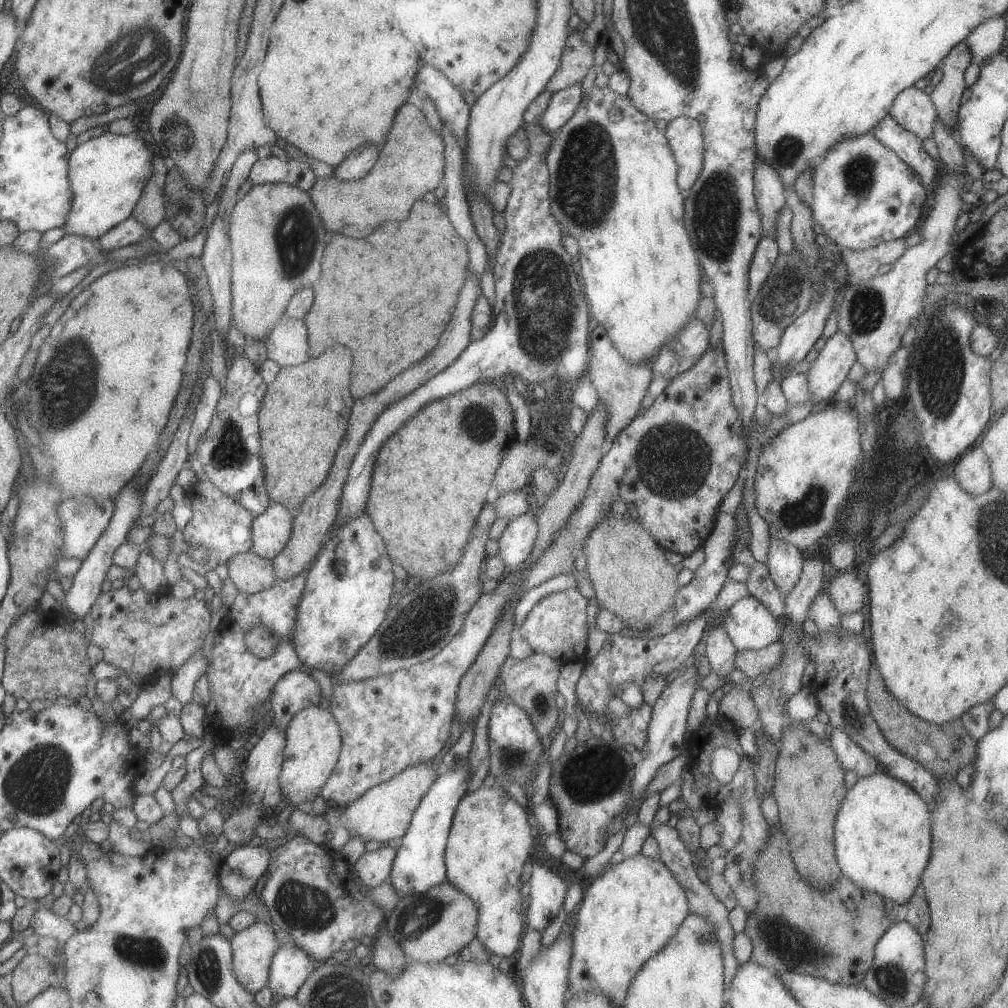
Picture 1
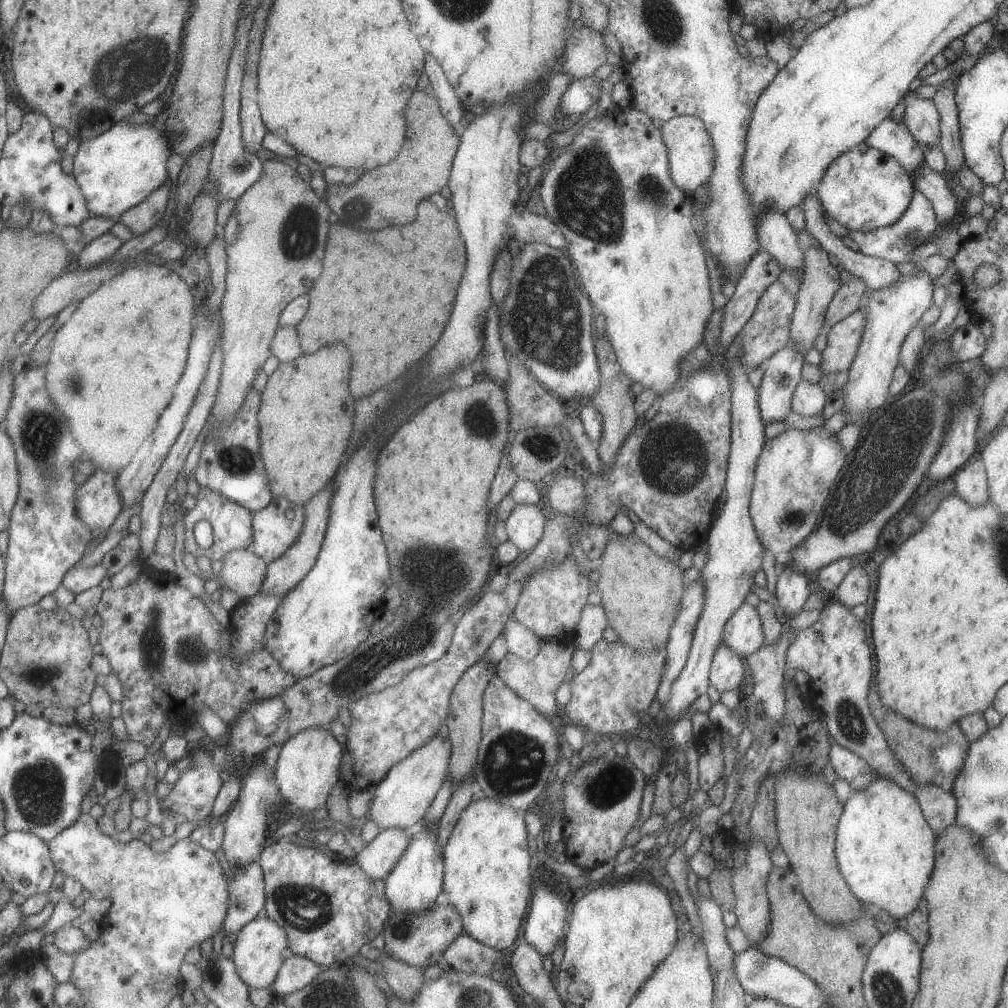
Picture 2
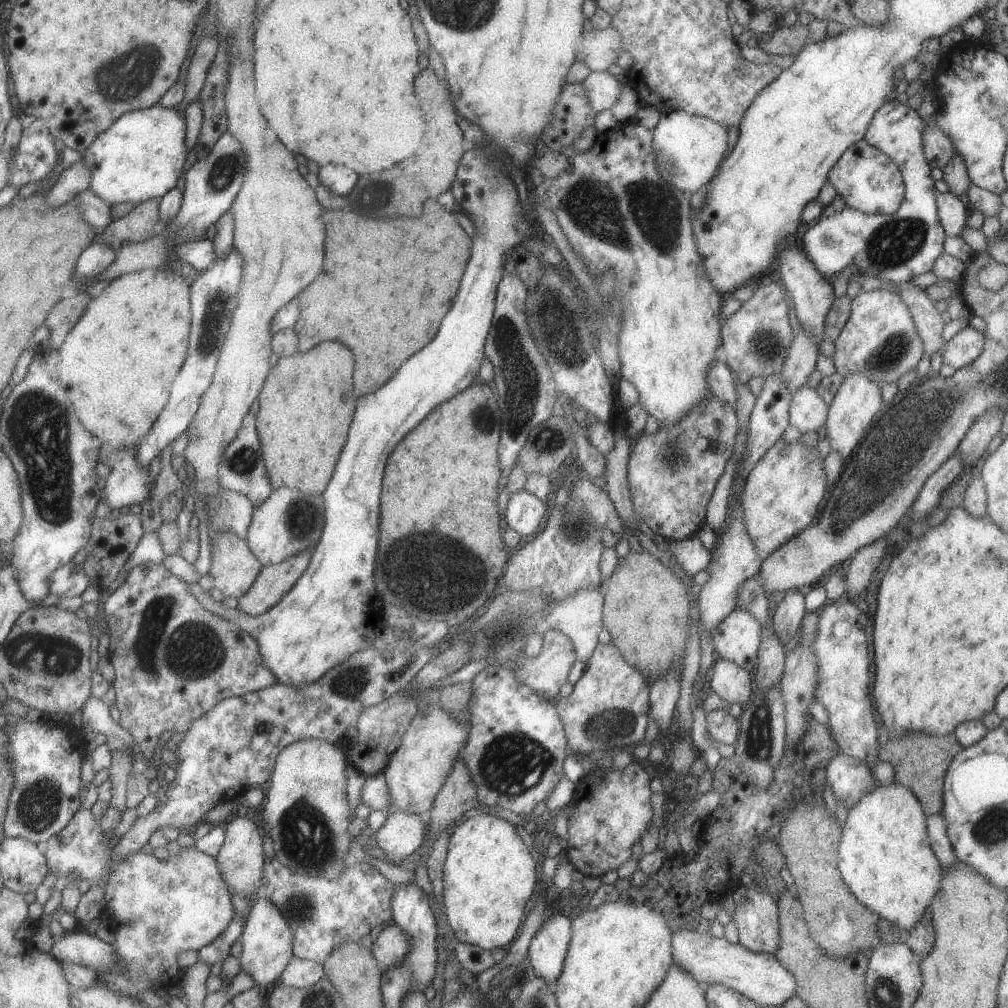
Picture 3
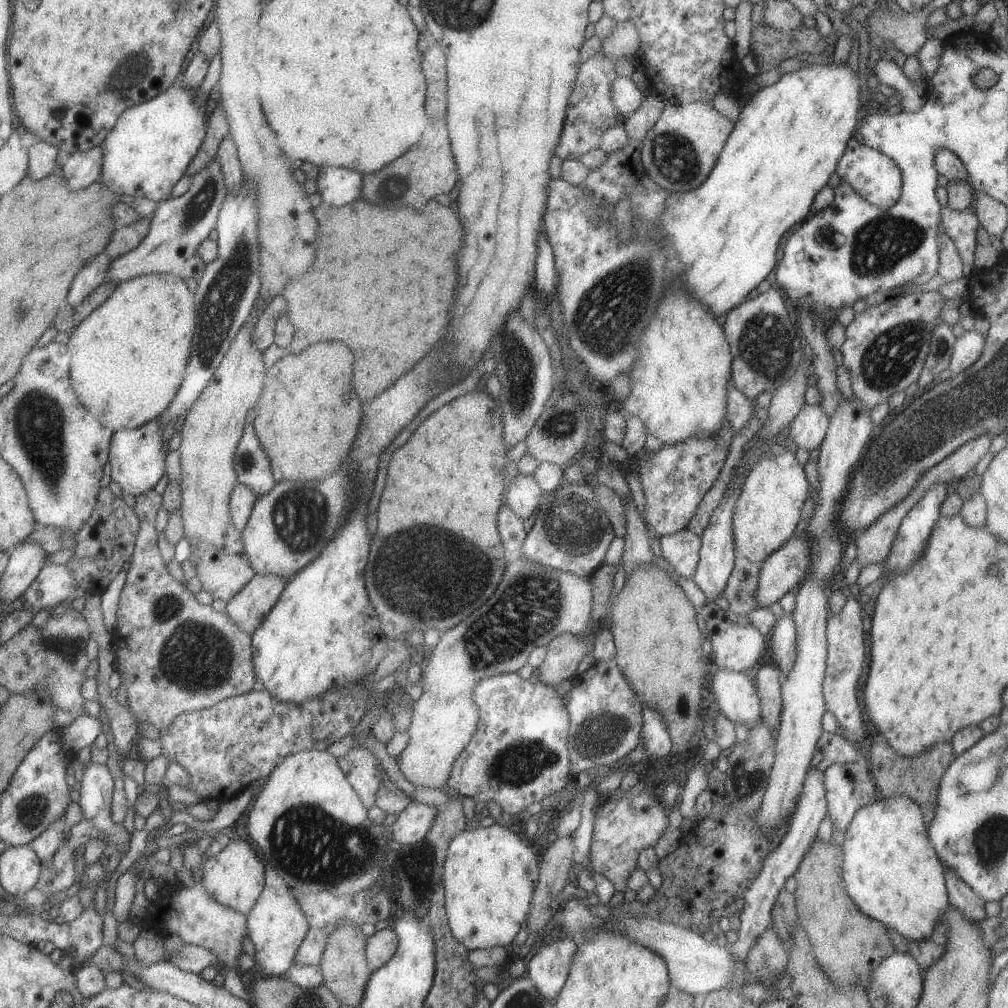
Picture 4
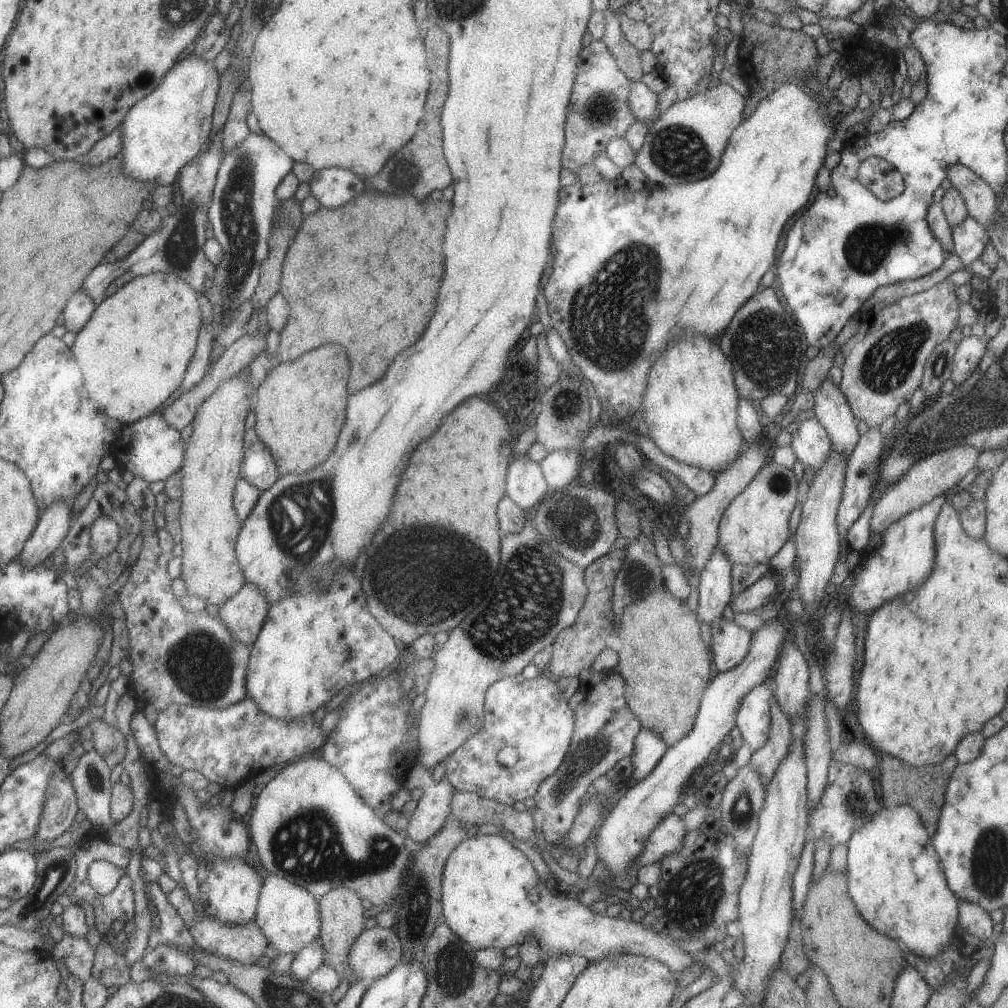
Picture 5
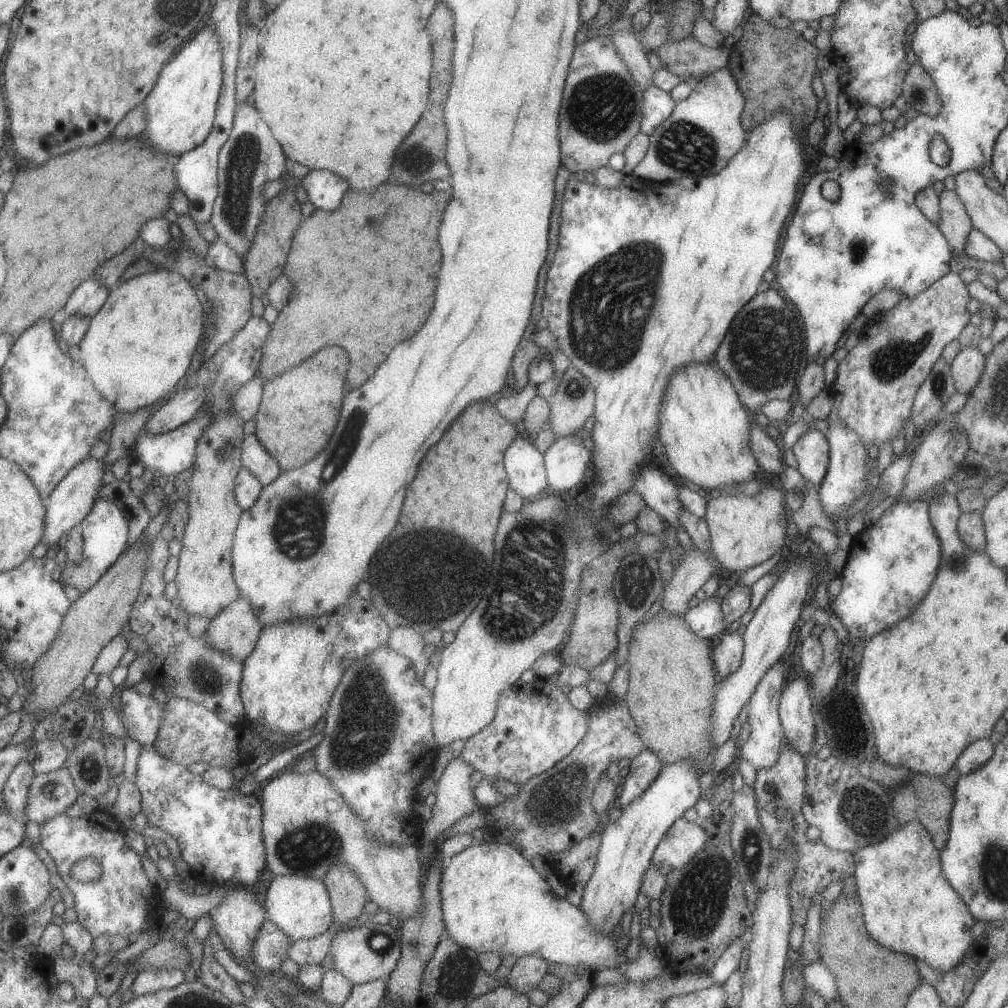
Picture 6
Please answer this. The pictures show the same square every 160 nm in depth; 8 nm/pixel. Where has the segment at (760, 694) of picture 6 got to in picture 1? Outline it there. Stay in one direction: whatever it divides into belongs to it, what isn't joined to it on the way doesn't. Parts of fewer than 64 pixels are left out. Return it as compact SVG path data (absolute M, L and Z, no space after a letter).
M723 626L710 628L705 636L704 654L708 658L710 670L717 676L728 678L728 674L735 669L735 653L738 650L733 646Z

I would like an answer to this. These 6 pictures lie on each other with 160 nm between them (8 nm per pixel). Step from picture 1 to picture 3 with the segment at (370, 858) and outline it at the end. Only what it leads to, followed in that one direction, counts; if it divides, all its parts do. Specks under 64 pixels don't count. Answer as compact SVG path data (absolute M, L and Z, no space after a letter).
M397 811L386 815L384 823L373 834L376 846L384 852L383 860L396 865L422 843L424 840L424 822L420 817L421 815L405 811Z

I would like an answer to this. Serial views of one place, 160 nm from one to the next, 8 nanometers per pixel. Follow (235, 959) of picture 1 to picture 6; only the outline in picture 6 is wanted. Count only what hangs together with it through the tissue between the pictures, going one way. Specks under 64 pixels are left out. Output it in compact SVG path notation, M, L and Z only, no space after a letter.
M273 876L267 891L265 892L264 910L267 920L273 922L282 933L285 933L292 941L300 938L308 939L327 930L333 929L332 908L330 898L324 882L315 877Z

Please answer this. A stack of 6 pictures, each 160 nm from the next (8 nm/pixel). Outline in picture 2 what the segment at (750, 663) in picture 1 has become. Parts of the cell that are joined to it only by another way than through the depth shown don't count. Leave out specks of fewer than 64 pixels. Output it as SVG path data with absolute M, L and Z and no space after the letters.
M839 601L826 602L817 621L801 629L793 643L786 648L784 660L787 668L804 670L811 680L821 684L821 688L817 688L817 696L813 696L813 704L821 708L821 720L825 722L825 733L831 741L865 760L876 776L888 778L912 794L936 838L944 833L956 815L953 795L937 785L914 783L888 747L885 735L870 713L868 692L871 682L871 650L863 640L863 621L855 618Z

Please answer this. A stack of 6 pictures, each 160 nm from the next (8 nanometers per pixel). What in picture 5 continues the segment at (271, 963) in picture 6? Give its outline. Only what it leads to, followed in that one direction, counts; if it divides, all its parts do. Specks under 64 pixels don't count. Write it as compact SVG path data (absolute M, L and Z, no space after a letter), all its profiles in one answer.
M200 913L188 929L193 940L201 949L226 956L244 965L253 965L267 948L268 942L253 920L247 924L226 925Z

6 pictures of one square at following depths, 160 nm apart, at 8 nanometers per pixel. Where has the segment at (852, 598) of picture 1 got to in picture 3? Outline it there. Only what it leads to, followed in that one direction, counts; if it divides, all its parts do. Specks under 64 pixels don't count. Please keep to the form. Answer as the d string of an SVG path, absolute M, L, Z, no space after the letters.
M880 536L875 542L857 549L852 557L847 561L848 571L846 573L846 592L845 597L849 598L865 592L873 570L879 566L883 554L887 548L887 538Z

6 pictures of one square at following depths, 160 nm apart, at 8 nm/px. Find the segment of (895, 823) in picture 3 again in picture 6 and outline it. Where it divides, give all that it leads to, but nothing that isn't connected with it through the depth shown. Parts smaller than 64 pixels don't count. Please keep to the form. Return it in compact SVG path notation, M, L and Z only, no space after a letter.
M909 821L877 844L853 854L856 896L869 936L886 949L948 971L973 944L977 921L942 873L939 851L917 821Z

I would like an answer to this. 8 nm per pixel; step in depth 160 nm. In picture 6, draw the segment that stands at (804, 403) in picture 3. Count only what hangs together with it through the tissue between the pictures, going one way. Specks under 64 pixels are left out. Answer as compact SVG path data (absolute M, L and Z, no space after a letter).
M817 429L805 431L793 444L793 454L797 470L806 482L817 489L828 467L828 442L825 435Z

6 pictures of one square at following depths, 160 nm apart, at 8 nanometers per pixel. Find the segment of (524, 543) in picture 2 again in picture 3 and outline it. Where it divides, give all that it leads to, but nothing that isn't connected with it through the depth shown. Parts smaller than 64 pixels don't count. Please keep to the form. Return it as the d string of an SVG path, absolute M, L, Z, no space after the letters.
M524 488L508 498L503 525L511 527L521 536L532 536L545 511L545 503Z

